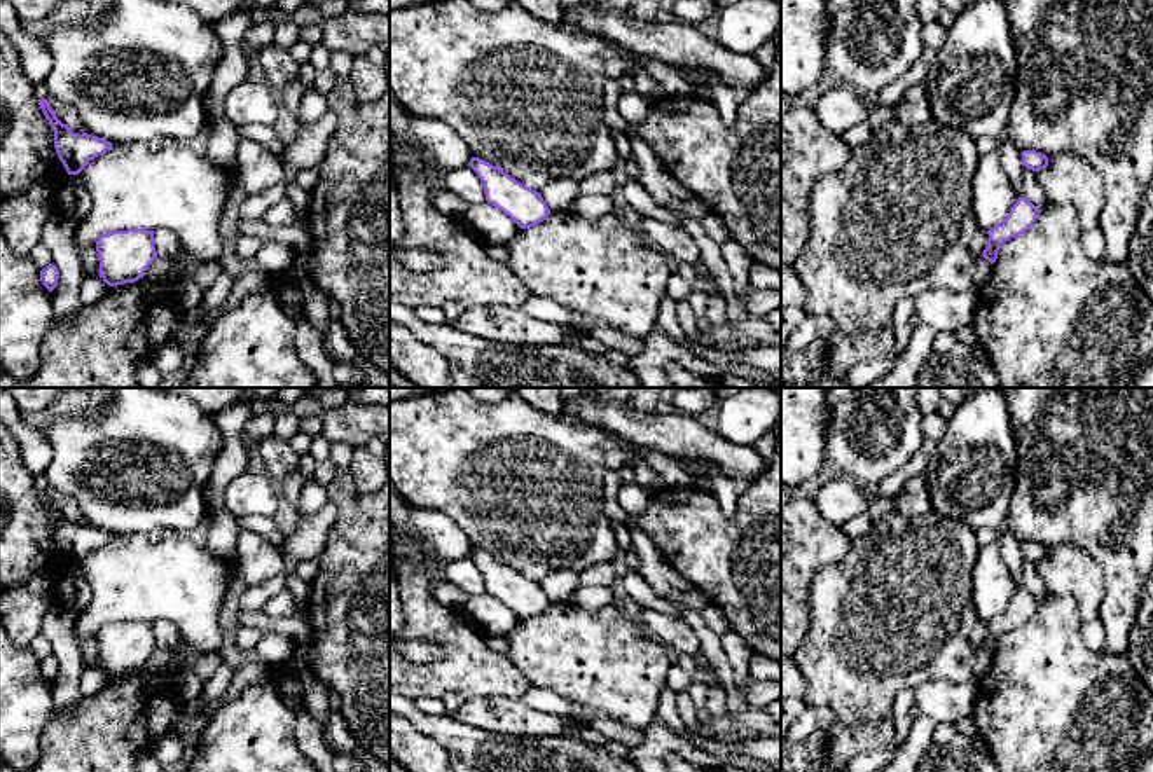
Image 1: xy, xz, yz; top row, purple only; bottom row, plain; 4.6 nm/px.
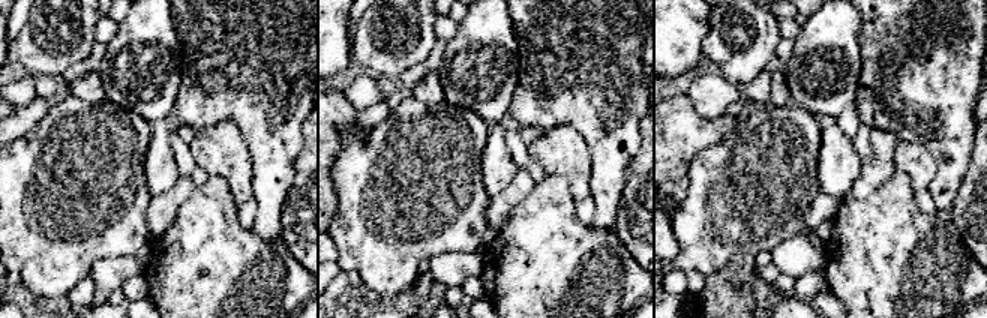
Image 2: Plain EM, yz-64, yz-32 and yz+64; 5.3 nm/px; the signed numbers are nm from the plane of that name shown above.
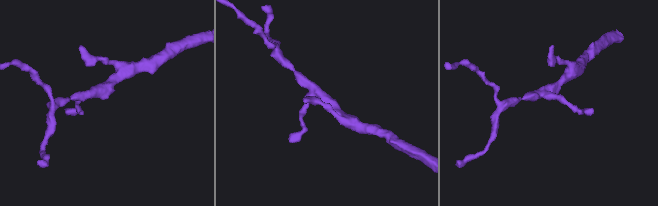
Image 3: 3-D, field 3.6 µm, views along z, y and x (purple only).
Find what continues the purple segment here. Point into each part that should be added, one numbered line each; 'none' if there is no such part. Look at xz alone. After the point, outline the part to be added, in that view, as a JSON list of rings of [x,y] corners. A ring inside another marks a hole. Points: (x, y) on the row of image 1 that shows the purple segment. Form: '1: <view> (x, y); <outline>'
none

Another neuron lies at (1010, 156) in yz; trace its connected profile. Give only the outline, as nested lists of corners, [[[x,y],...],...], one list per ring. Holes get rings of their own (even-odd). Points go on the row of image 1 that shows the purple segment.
[[[1003,133],[1003,136],[994,145],[1013,189],[1020,194],[1022,152],[1015,147],[1006,133]]]

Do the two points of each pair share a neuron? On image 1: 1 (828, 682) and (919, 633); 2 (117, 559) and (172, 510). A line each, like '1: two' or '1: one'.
1: one
2: two

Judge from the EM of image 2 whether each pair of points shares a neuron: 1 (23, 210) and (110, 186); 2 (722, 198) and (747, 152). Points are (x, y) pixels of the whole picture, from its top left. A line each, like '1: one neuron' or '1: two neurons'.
1: one neuron
2: one neuron

